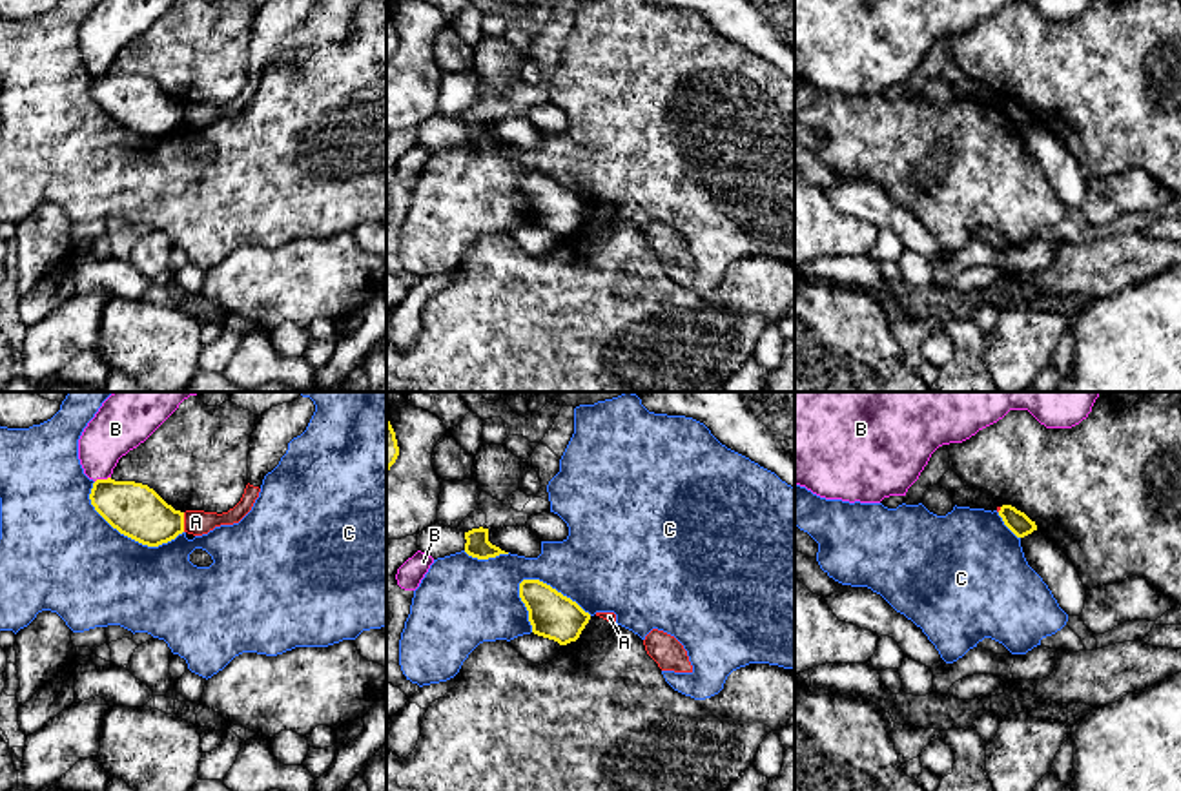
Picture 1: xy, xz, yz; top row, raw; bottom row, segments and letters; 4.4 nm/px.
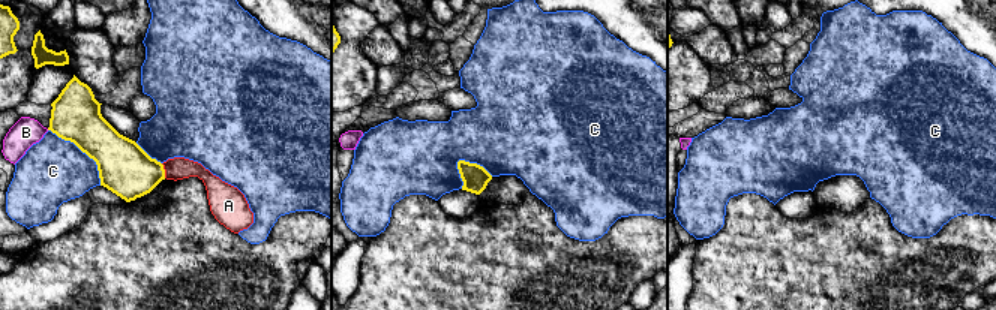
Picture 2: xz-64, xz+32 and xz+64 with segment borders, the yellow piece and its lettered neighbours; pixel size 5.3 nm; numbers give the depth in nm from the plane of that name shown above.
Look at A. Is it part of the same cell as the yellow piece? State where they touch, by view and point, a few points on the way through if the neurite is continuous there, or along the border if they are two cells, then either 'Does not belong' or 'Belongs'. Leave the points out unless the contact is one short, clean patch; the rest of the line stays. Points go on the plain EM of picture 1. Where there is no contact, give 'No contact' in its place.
Touches yellow at xy (183, 113). Boundary: xy (183, 104), (184, 123). Does not belong

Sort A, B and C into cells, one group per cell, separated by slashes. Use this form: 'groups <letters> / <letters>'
groups A / B / C

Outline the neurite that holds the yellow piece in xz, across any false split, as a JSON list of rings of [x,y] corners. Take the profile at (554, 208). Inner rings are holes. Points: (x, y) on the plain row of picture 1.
[[[523,171],[519,190],[529,202],[532,224],[560,237],[576,233],[590,211],[576,193],[539,171]]]

